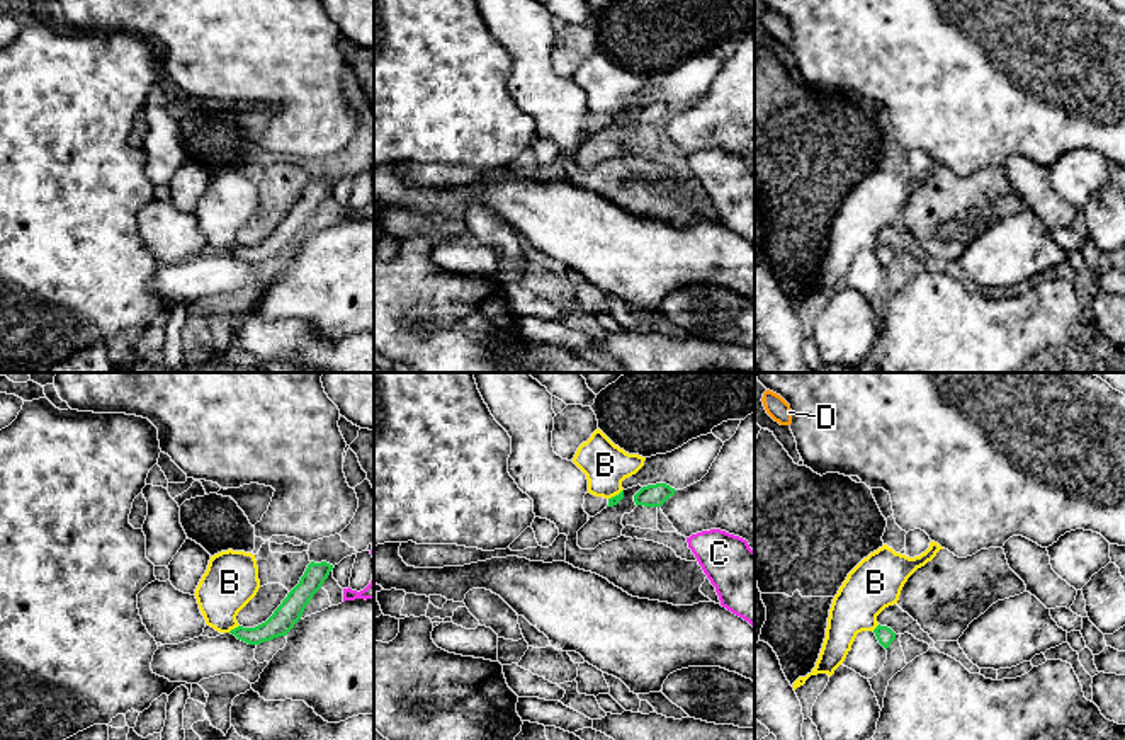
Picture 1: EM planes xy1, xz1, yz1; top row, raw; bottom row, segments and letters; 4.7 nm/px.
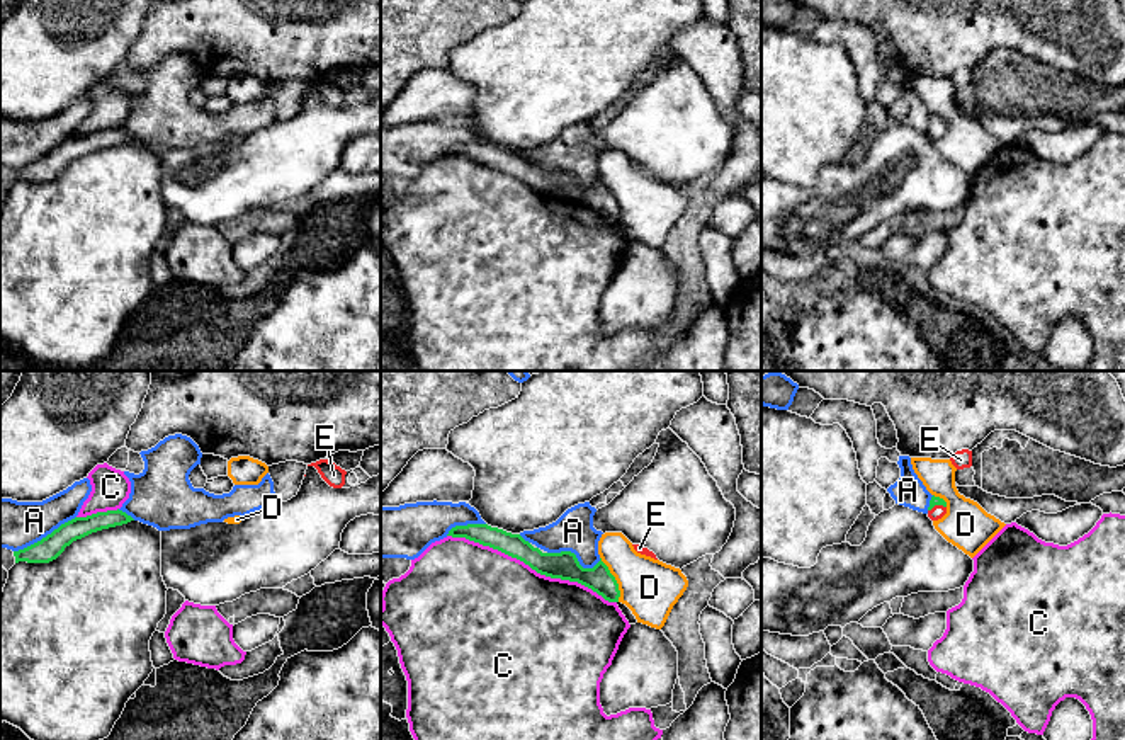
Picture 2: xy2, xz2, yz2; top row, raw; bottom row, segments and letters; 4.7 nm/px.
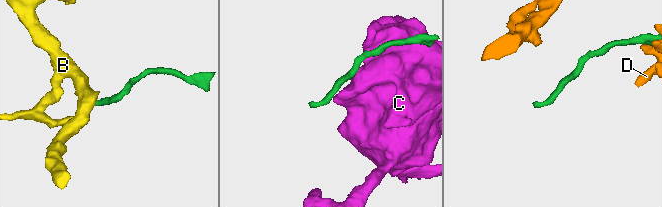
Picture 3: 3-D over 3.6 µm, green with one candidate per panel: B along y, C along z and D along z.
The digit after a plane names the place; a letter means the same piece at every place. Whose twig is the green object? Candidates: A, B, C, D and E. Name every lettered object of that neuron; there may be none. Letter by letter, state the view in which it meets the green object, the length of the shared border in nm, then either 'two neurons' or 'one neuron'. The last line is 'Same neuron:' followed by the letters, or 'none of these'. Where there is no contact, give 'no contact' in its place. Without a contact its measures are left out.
A: contact in xy2; length 340 nm; two neurons
B: contact in xy1; length 70 nm; two neurons
C: contact in xz2; length 850 nm; two neurons
D: contact in xz2; length 240 nm; two neurons
E: contact in yz2; length 90 nm; one neuron
Same neuron: E

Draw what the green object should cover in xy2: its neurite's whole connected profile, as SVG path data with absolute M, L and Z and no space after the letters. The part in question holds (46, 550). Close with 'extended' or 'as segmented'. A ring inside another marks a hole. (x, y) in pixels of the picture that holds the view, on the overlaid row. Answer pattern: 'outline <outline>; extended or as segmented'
outline M119 509L97 512L87 517L75 517L61 524L58 529L54 529L41 541L24 549L14 551L15 563L19 561L49 563L56 560L65 551L65 548L70 546L73 541L82 539L102 529L127 524L131 521L134 519Z; as segmented

